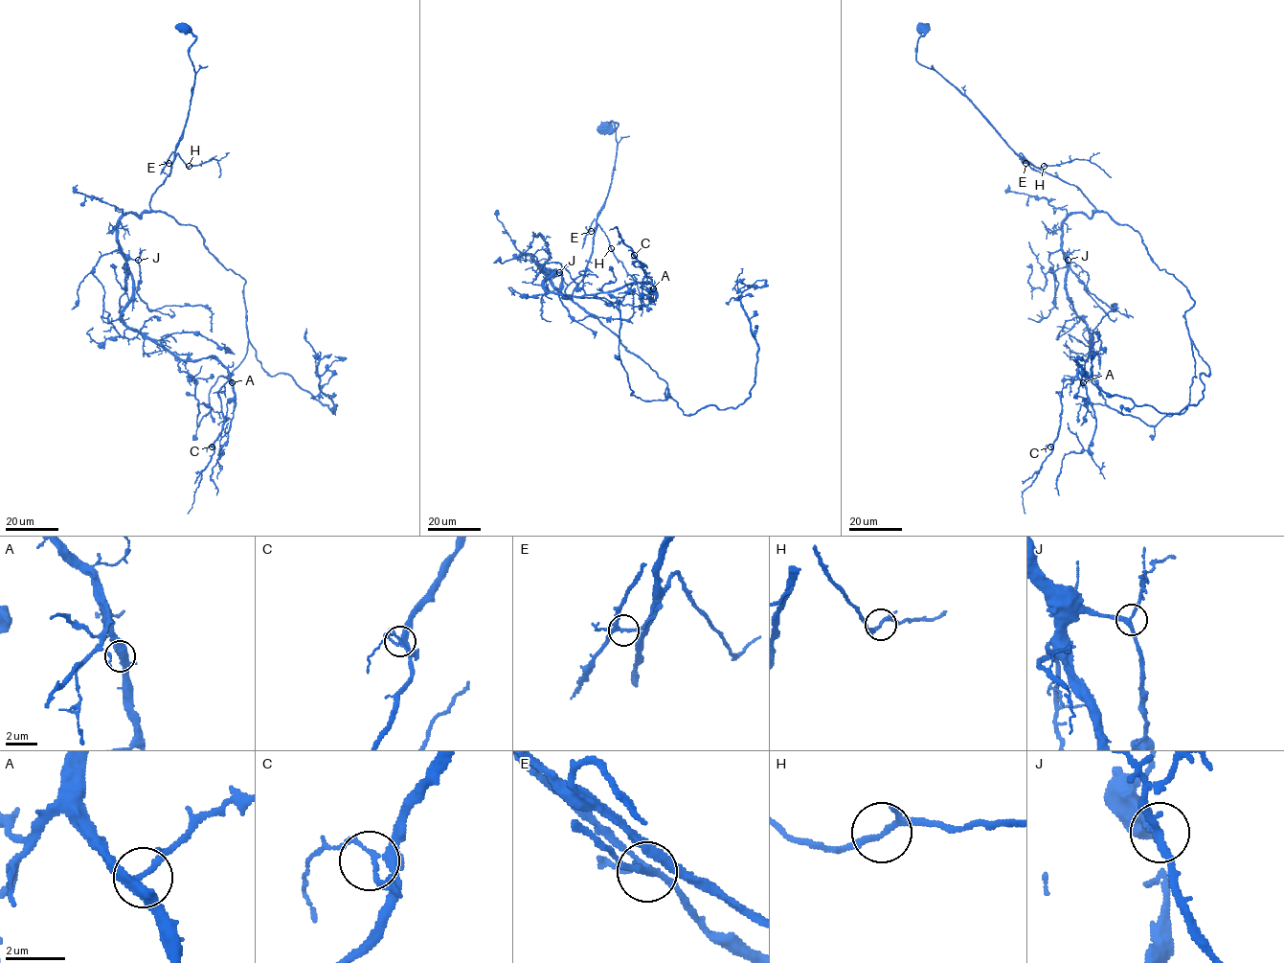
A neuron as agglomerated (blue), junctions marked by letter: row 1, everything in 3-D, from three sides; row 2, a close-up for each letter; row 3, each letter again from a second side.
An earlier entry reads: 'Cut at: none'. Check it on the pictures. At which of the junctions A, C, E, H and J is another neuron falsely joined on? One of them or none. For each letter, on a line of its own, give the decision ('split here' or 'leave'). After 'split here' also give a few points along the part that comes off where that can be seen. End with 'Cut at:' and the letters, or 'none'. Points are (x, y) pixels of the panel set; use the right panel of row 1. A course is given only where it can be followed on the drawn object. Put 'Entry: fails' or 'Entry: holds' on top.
Entry: fails
A: leave
C: leave
E: split here | (1025, 163), (984, 116)
H: leave
J: leave
Cut at: E

